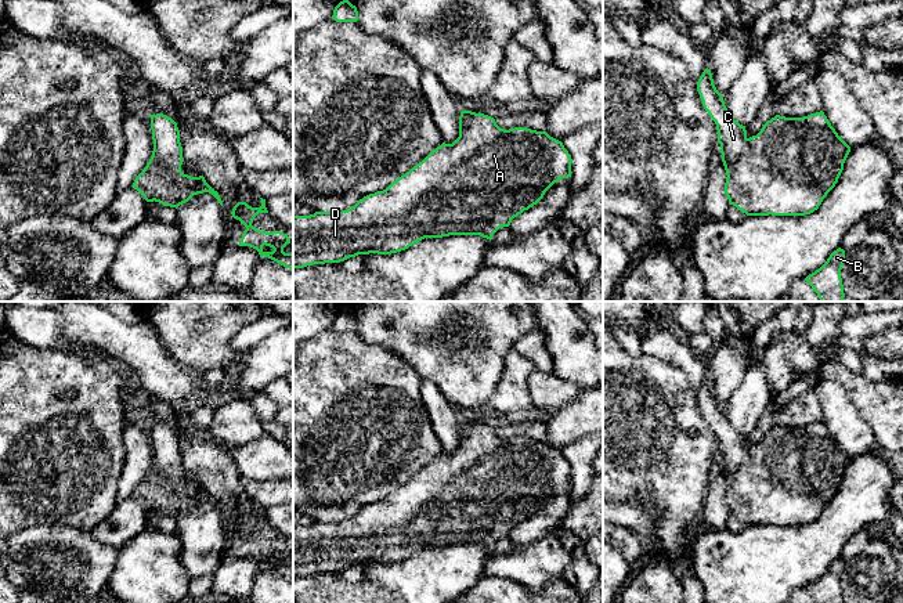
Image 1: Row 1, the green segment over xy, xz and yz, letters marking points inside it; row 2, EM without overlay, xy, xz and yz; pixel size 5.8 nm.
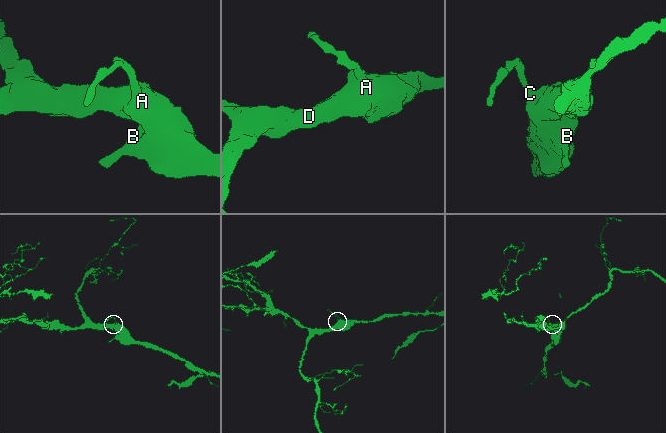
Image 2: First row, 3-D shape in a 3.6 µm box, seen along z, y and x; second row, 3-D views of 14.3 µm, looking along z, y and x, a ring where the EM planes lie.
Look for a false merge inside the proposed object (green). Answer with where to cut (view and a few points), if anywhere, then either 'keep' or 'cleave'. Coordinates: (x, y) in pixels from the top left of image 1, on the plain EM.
no cut; keep

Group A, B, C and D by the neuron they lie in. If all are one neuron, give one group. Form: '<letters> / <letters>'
A B C D

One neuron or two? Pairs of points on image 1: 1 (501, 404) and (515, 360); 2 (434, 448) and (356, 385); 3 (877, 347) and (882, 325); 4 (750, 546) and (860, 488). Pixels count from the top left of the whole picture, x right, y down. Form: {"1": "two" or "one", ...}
{"1": "one", "2": "one", "3": "two", "4": "one"}

